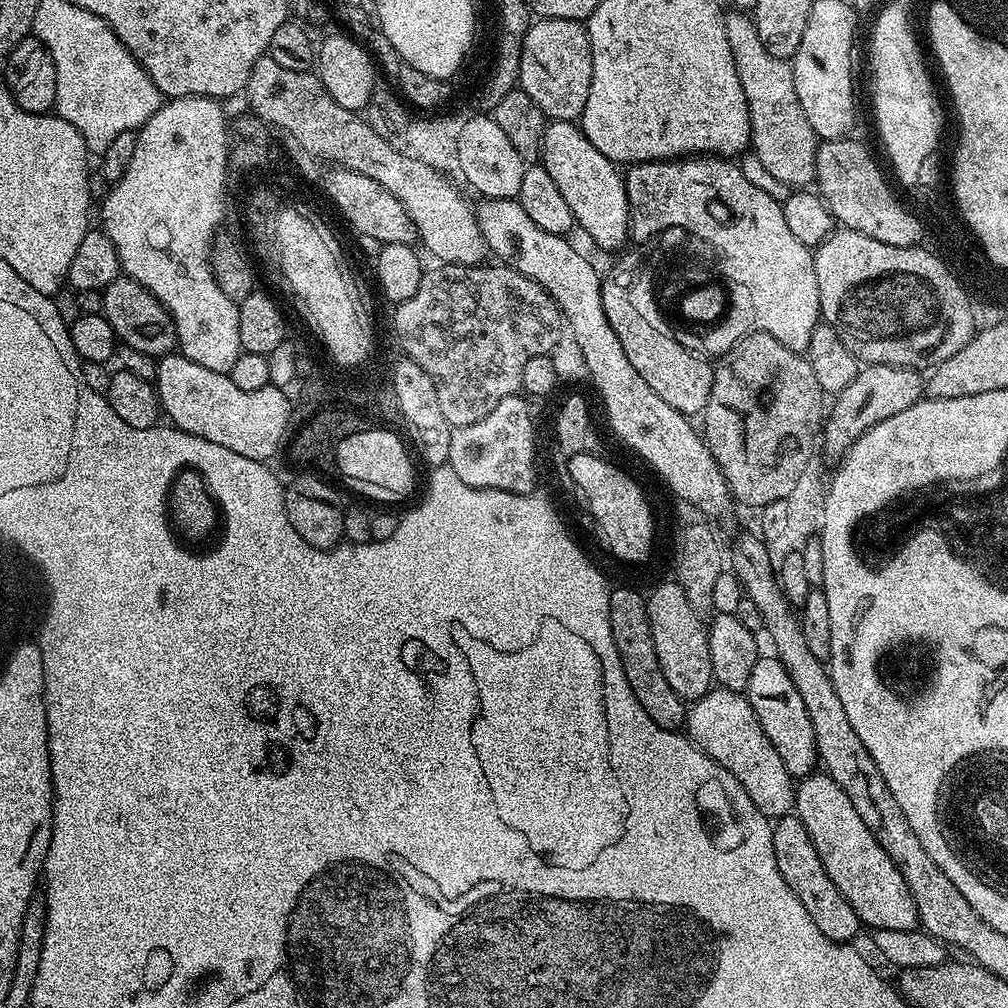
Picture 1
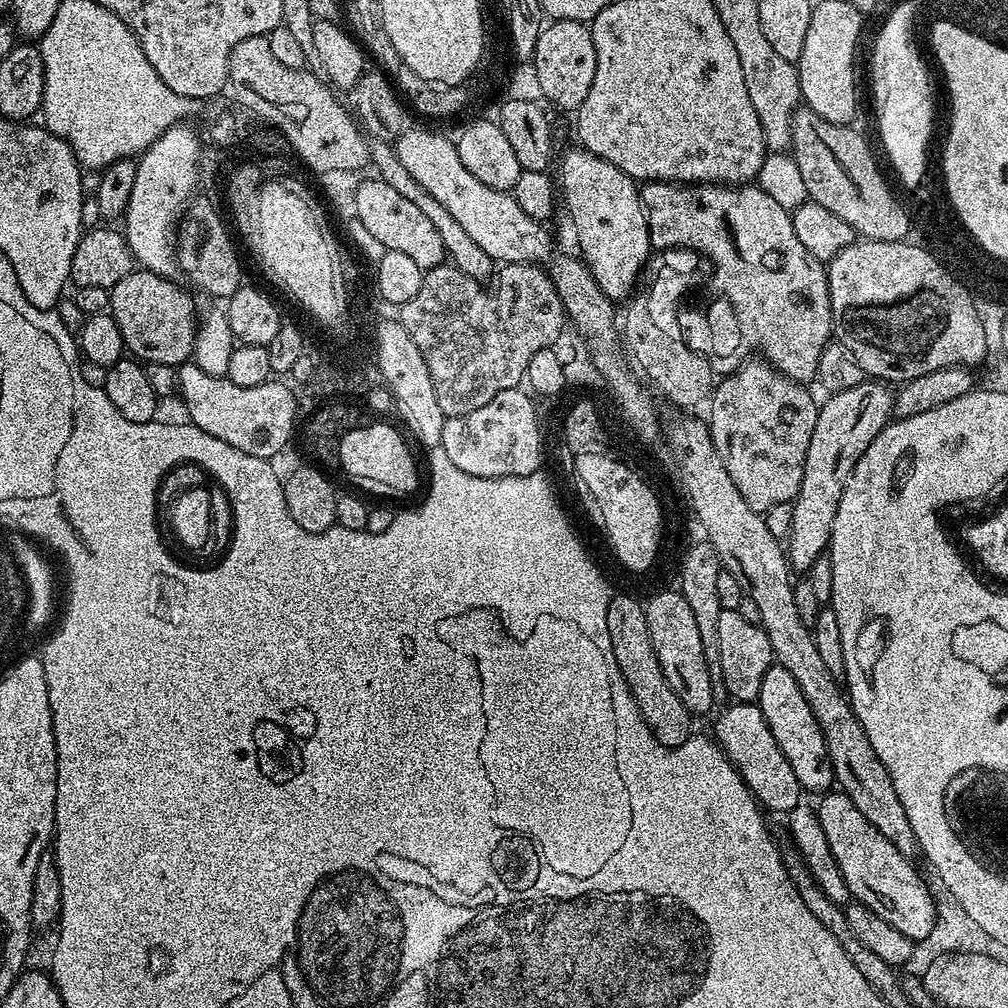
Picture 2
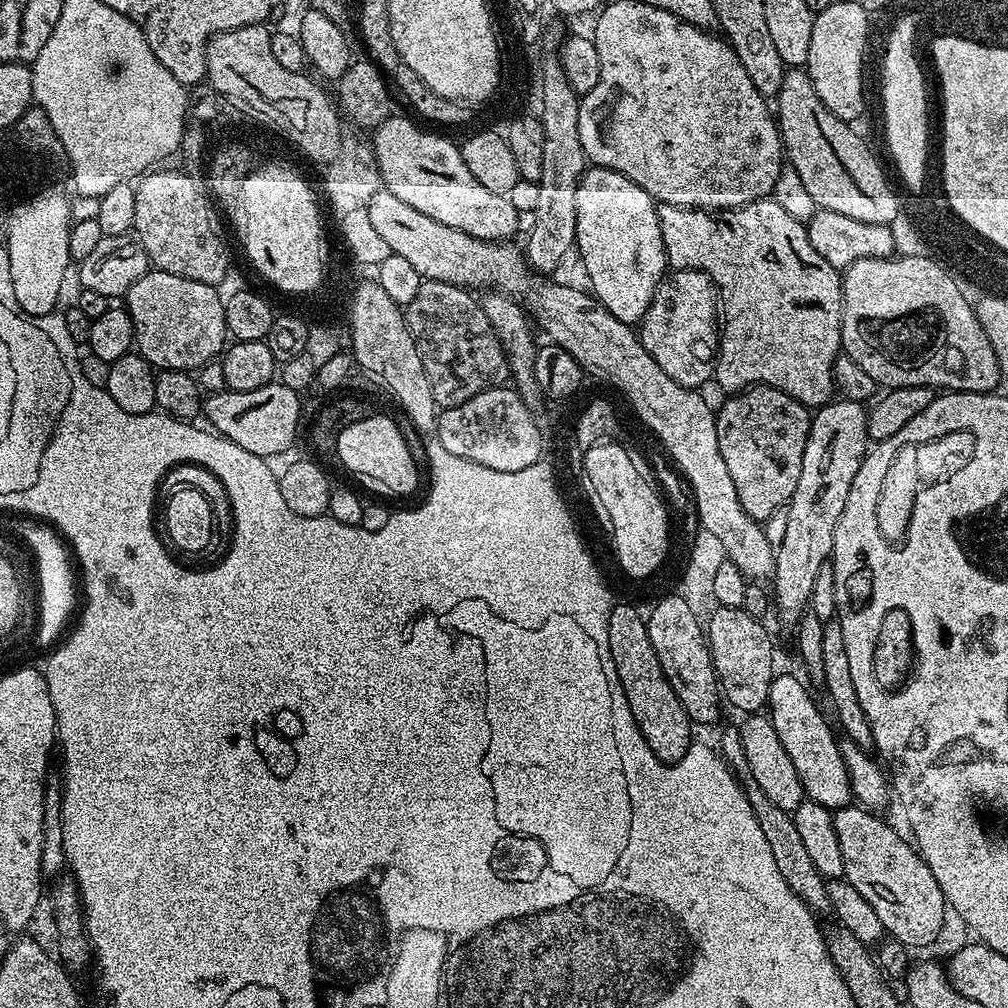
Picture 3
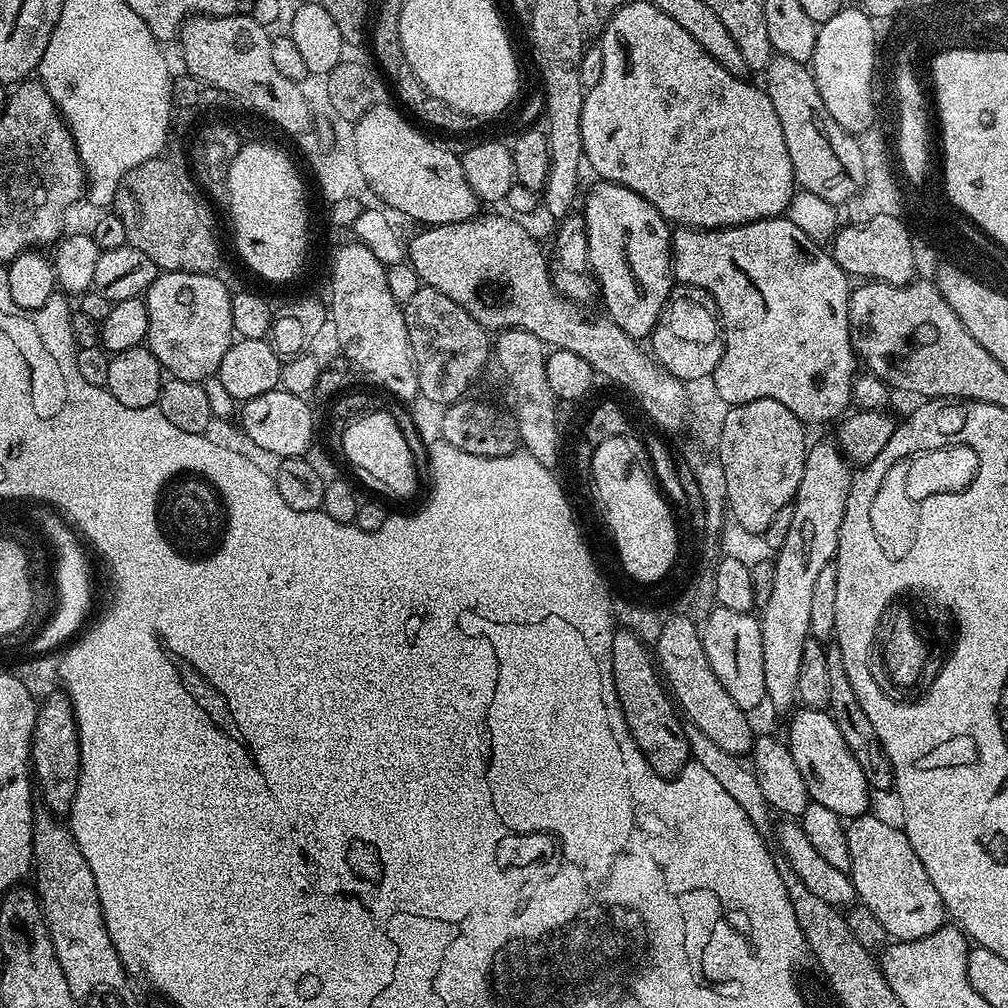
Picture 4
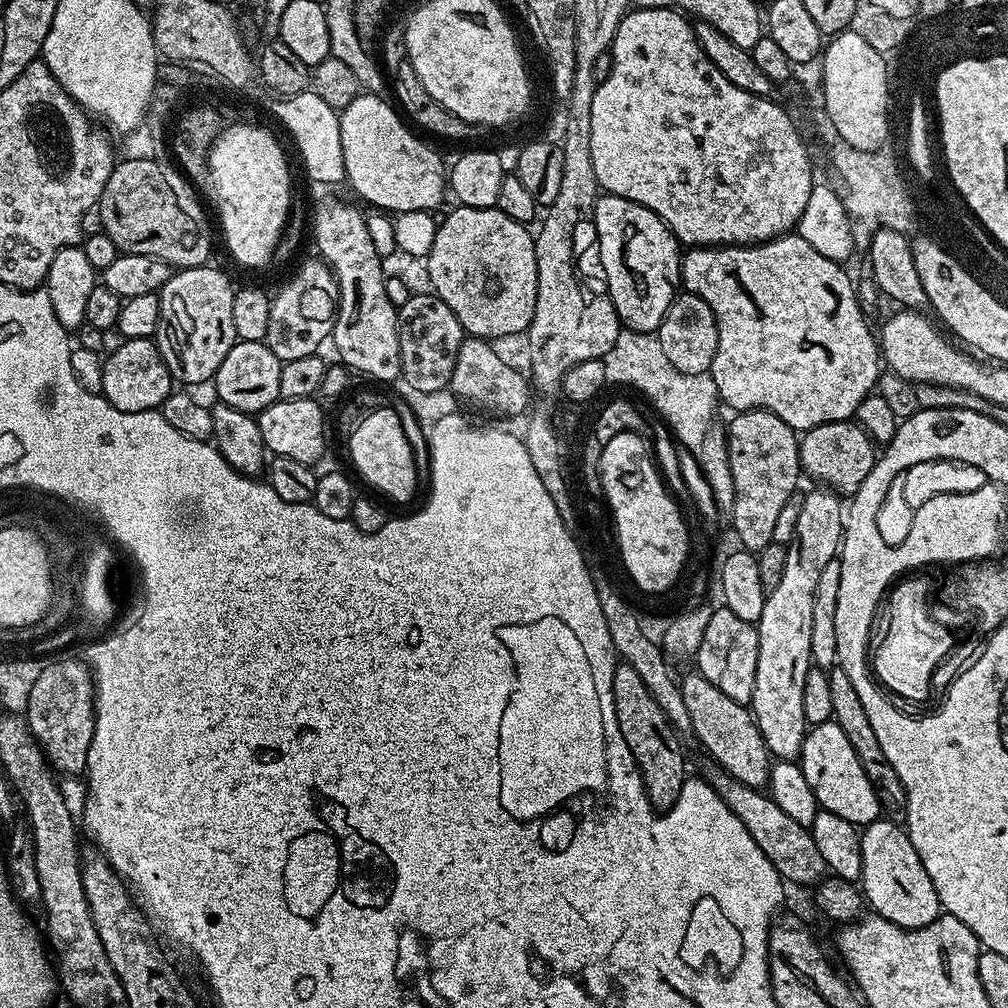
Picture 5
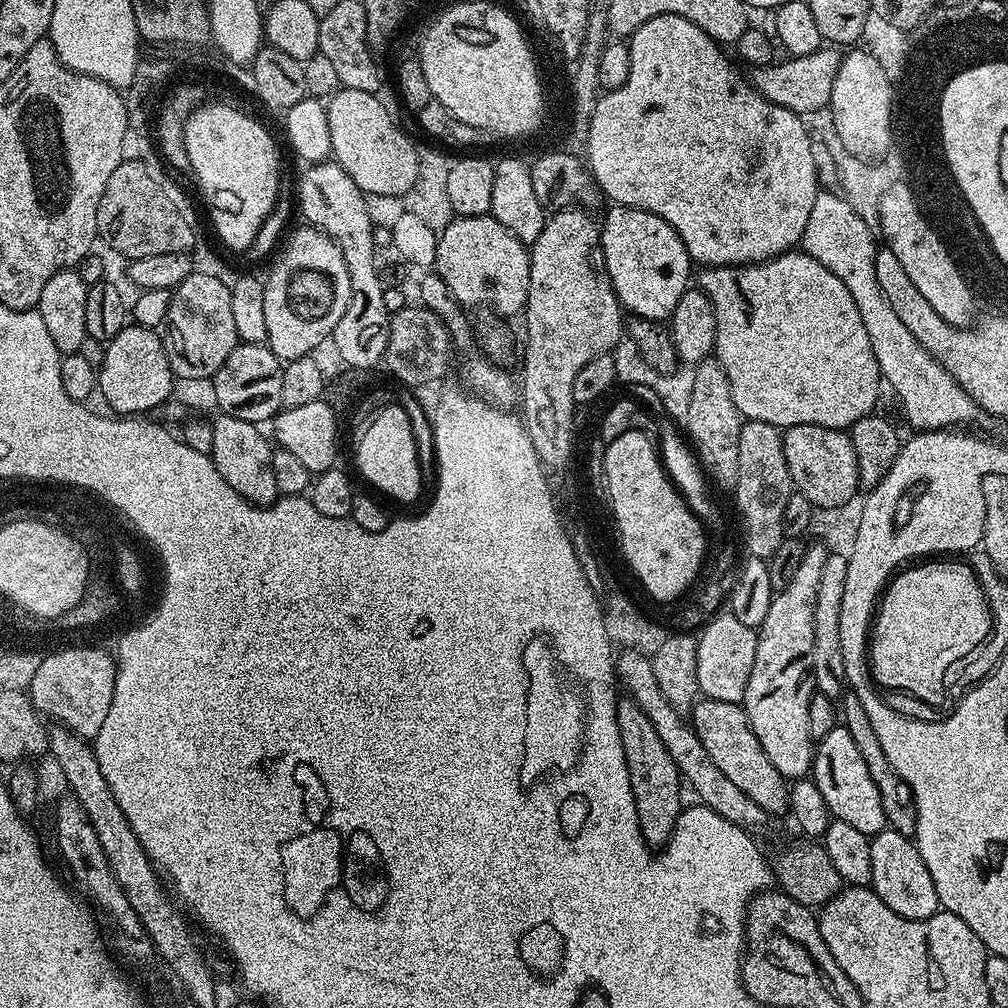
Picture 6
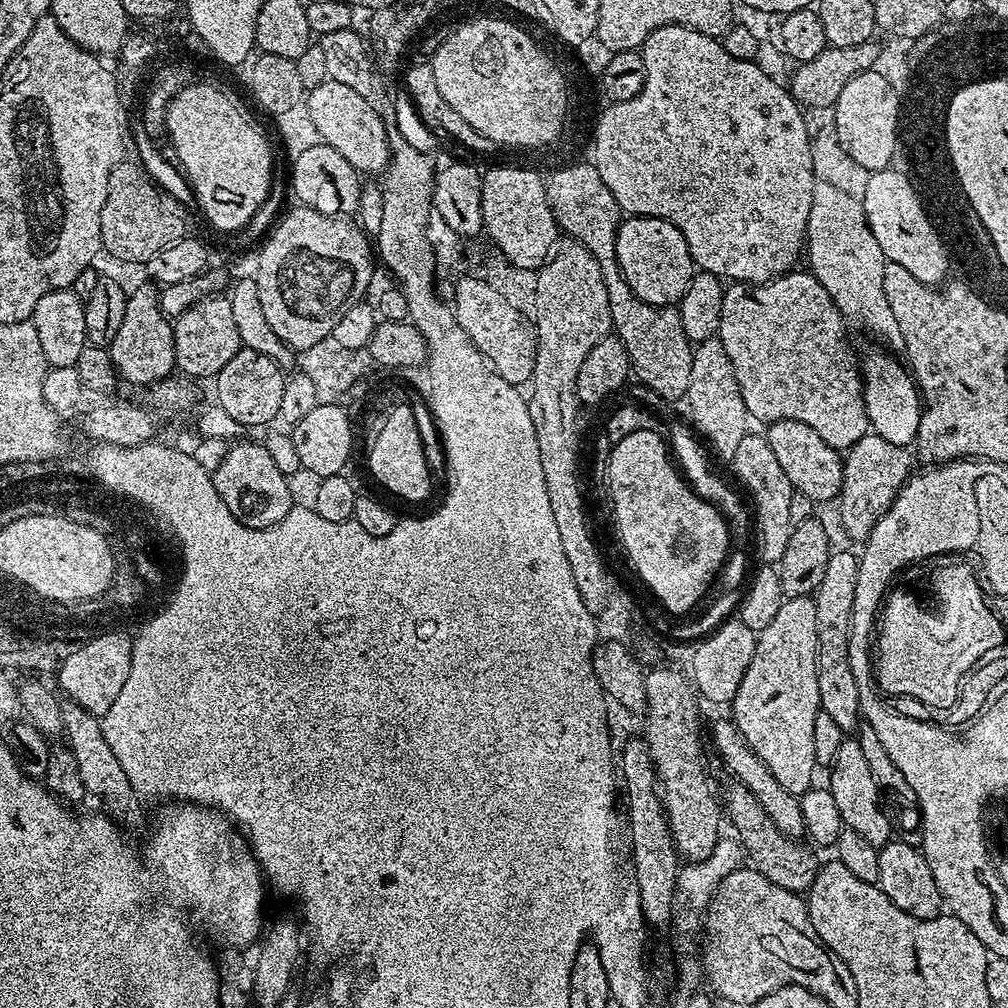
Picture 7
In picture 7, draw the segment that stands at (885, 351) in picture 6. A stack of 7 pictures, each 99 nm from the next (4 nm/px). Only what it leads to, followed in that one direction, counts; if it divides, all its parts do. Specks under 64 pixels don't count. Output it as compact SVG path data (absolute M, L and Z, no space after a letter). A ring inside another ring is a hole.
M821 178L817 179L814 202L810 202L810 222L806 237L807 267L818 278L818 282L826 286L826 292L845 317L852 319L853 316L866 331L881 336L889 344L889 349L903 349L902 330L898 330L894 310L890 310L890 302L886 298L886 286L882 286L886 263L882 246L878 246L874 238L874 230L870 230L862 206L854 202L854 199L842 195L842 192L829 188Z

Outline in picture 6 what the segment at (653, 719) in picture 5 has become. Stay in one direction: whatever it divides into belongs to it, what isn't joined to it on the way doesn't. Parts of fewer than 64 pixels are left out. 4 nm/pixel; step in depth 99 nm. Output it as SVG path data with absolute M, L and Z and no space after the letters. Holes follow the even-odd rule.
M624 694L617 699L616 717L618 734L622 737L622 750L626 750L626 766L630 770L630 790L634 790L634 806L638 810L638 826L642 830L642 838L650 846L663 846L672 836L682 811L680 771L674 758L670 758L670 750L666 750L662 738L658 738L654 726L650 726L650 718L646 718L646 714L631 696Z

